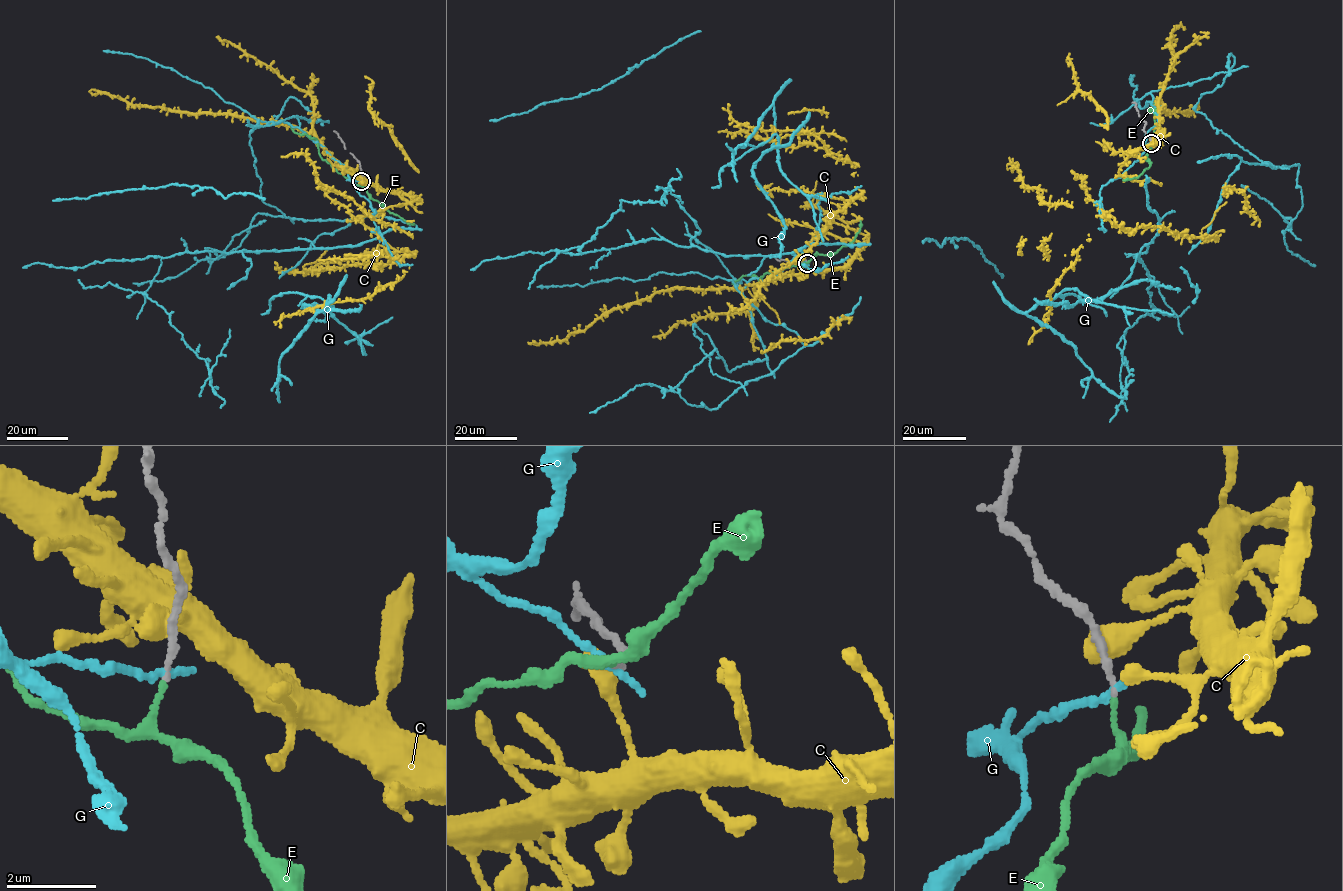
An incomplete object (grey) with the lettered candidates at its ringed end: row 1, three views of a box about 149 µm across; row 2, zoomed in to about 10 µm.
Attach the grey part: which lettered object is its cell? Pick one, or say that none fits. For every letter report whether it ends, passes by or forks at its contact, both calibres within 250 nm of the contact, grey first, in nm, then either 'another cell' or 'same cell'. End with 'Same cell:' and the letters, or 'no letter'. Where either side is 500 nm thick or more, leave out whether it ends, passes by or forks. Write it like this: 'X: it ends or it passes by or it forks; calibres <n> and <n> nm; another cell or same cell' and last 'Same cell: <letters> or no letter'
C: calibres 220 and 550 nm; another cell
E: it ends; calibres 130 and 130 nm; another cell
G: it ends; calibres 150 and 190 nm; another cell
Same cell: no letter

